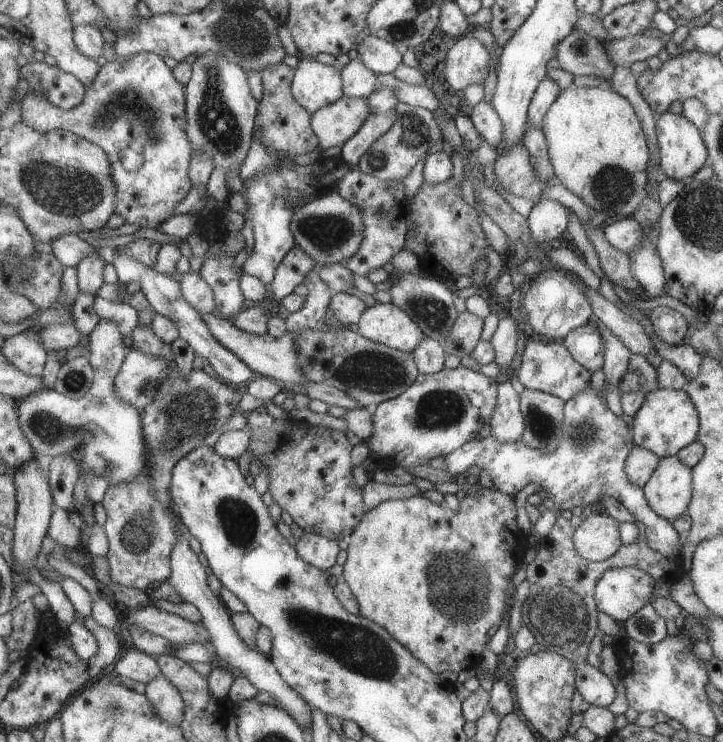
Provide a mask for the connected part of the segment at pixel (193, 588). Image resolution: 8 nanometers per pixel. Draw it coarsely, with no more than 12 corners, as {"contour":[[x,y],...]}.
{"contour":[[182,522],[168,582],[198,607],[217,656],[268,691],[300,726],[312,707],[270,656],[244,644],[232,612],[208,586]]}

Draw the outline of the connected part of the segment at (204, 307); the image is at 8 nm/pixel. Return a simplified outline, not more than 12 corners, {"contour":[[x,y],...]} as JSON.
{"contour":[[199,272],[180,281],[183,297],[200,313],[215,313],[212,288]]}

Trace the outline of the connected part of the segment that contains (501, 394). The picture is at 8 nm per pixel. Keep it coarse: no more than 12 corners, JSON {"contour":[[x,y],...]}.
{"contour":[[505,377],[498,382],[491,435],[501,443],[521,440],[520,397]]}

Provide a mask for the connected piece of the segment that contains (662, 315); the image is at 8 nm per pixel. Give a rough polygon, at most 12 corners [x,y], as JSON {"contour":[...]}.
{"contour":[[669,306],[653,308],[649,319],[657,336],[680,344],[690,325]]}

